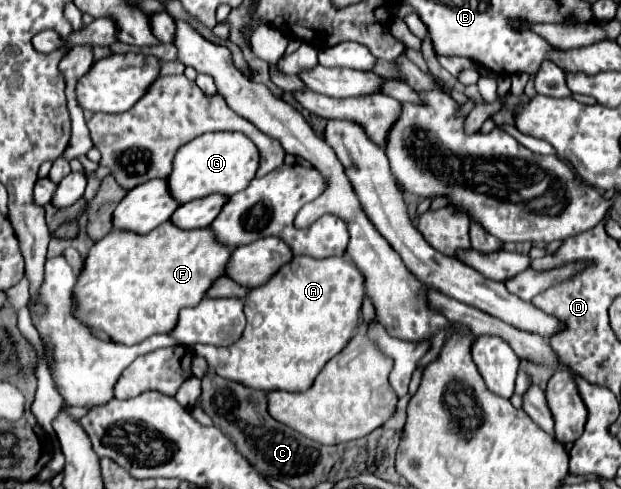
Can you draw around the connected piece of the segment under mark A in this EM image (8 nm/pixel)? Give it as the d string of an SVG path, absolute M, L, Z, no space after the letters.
M296 255L268 283L250 289L244 301L248 325L234 345L230 347L194 345L192 349L196 355L202 355L218 375L238 381L246 387L264 391L282 389L290 393L306 391L308 387L312 387L312 381L322 371L322 367L334 355L338 355L356 333L362 301L364 301L364 275L354 263L342 257L314 259L308 255Z

